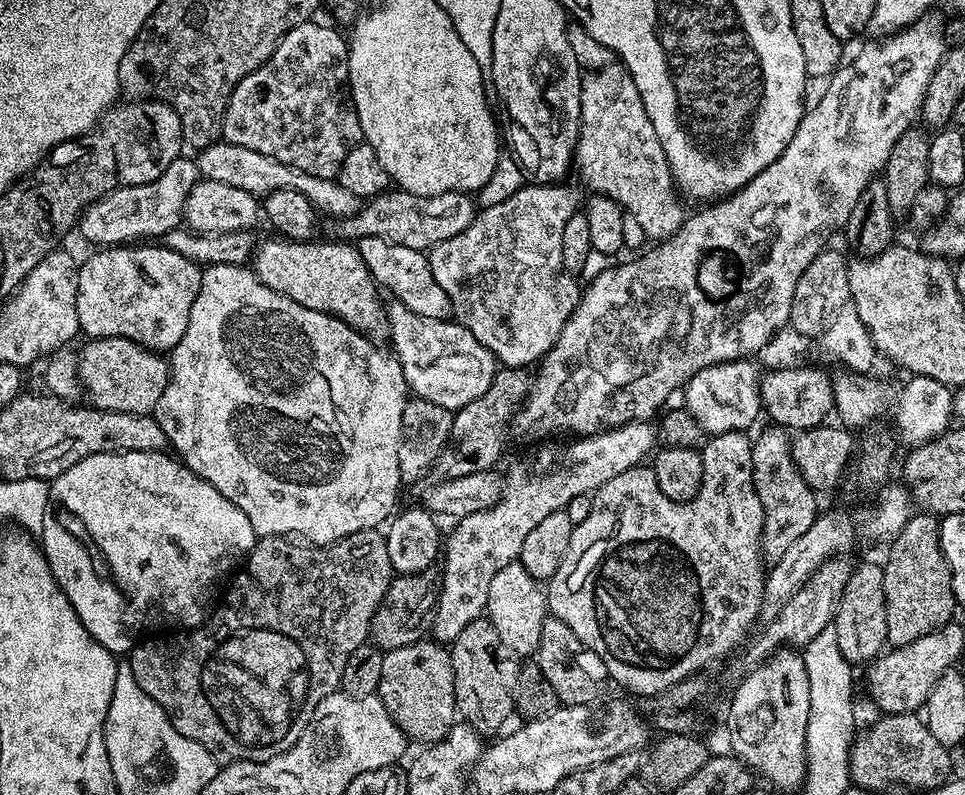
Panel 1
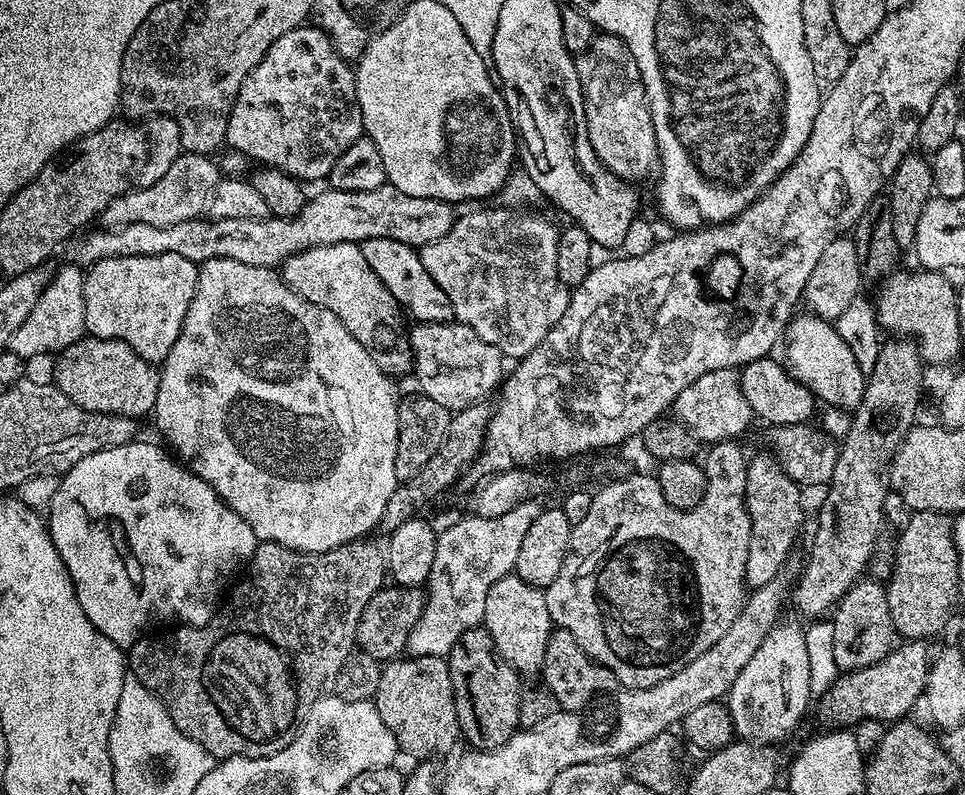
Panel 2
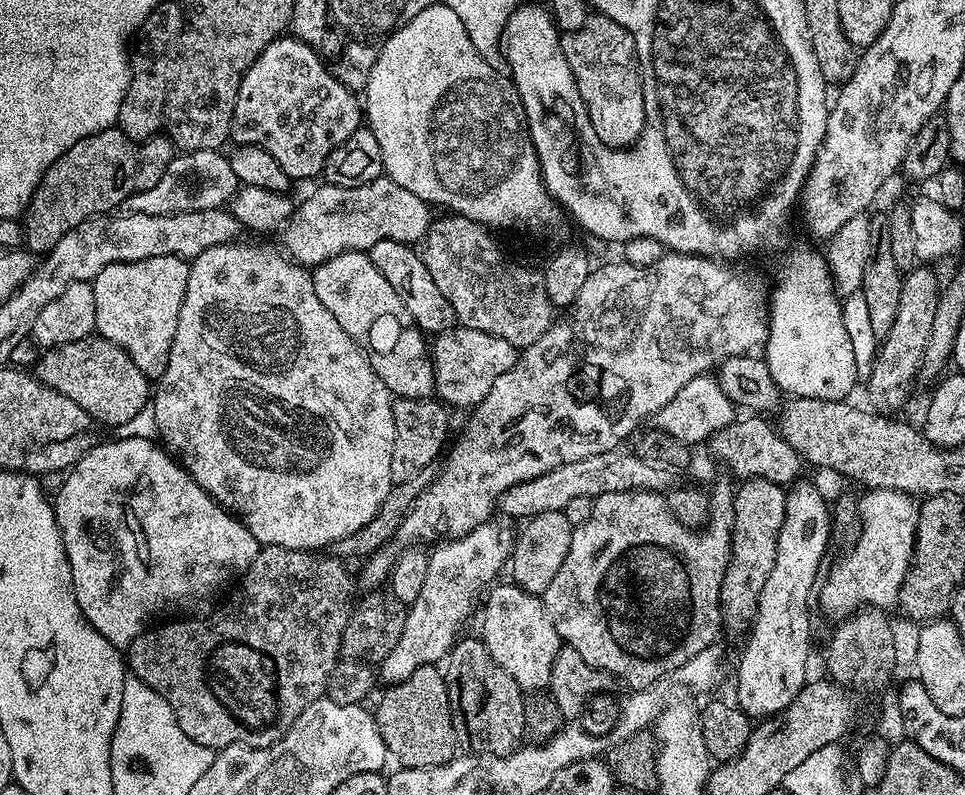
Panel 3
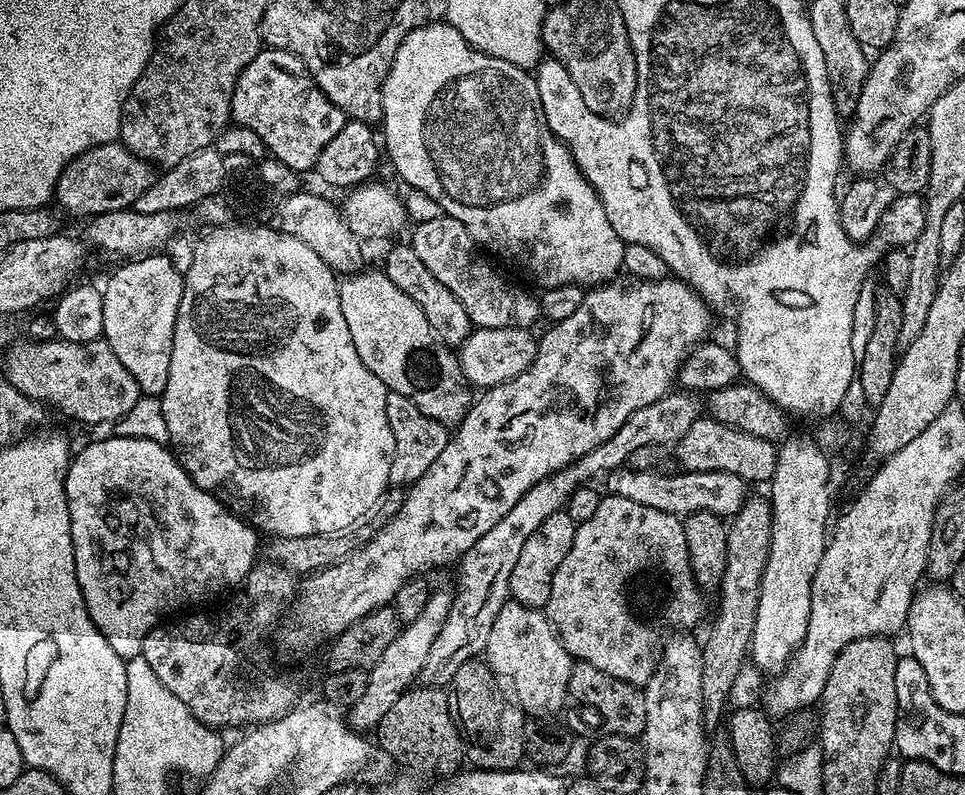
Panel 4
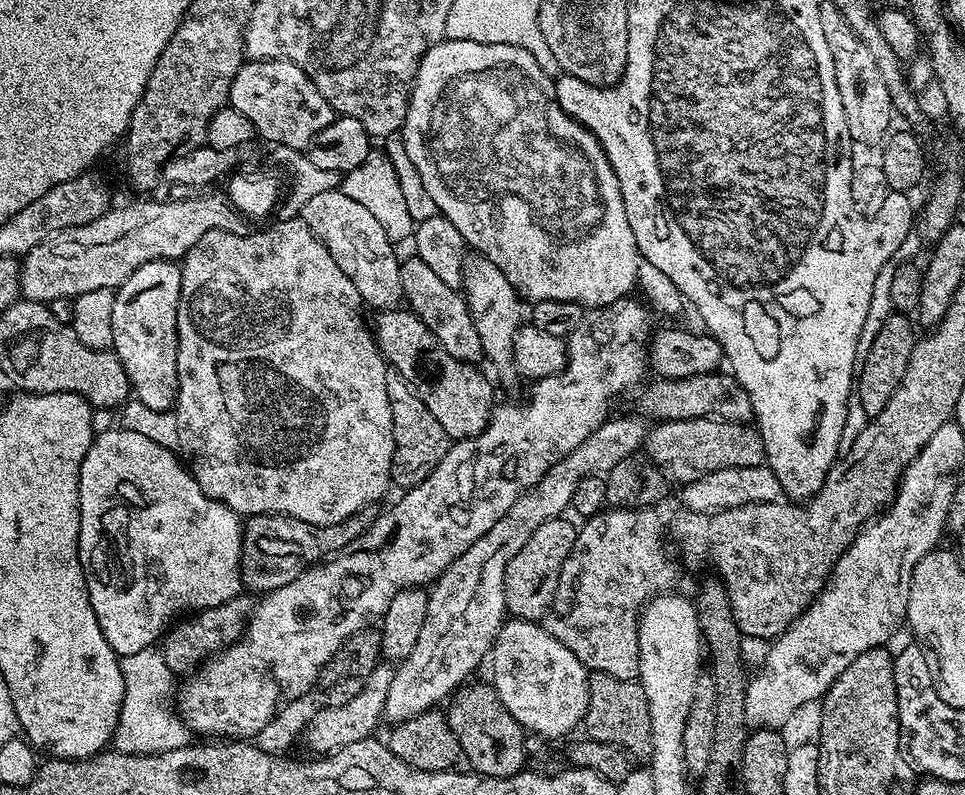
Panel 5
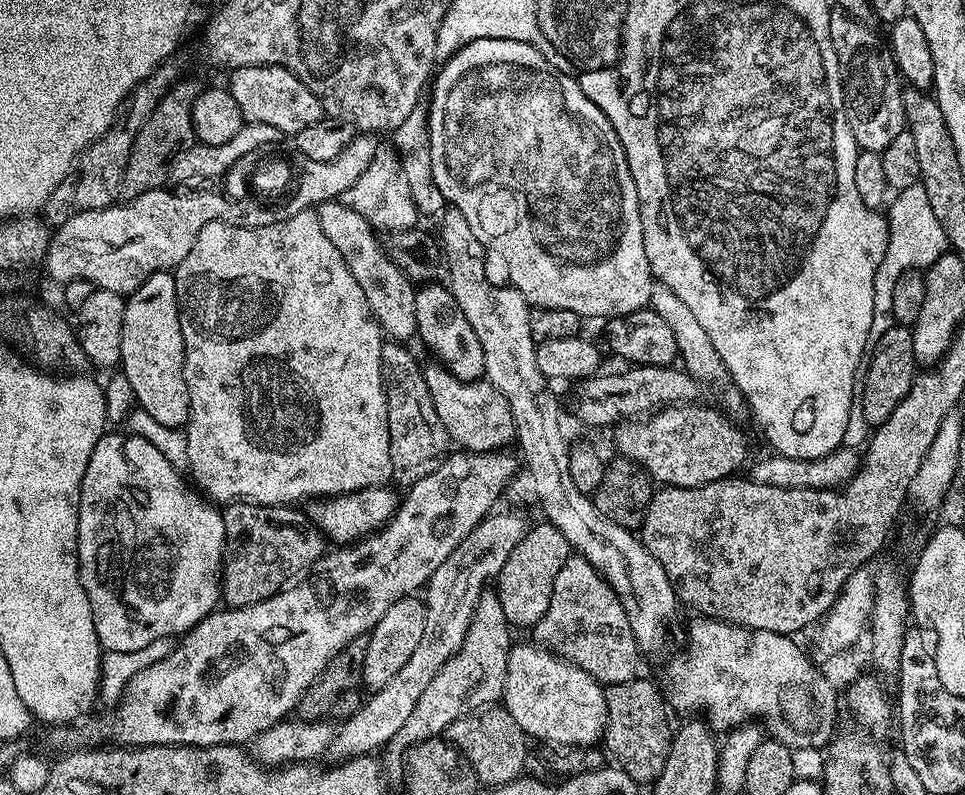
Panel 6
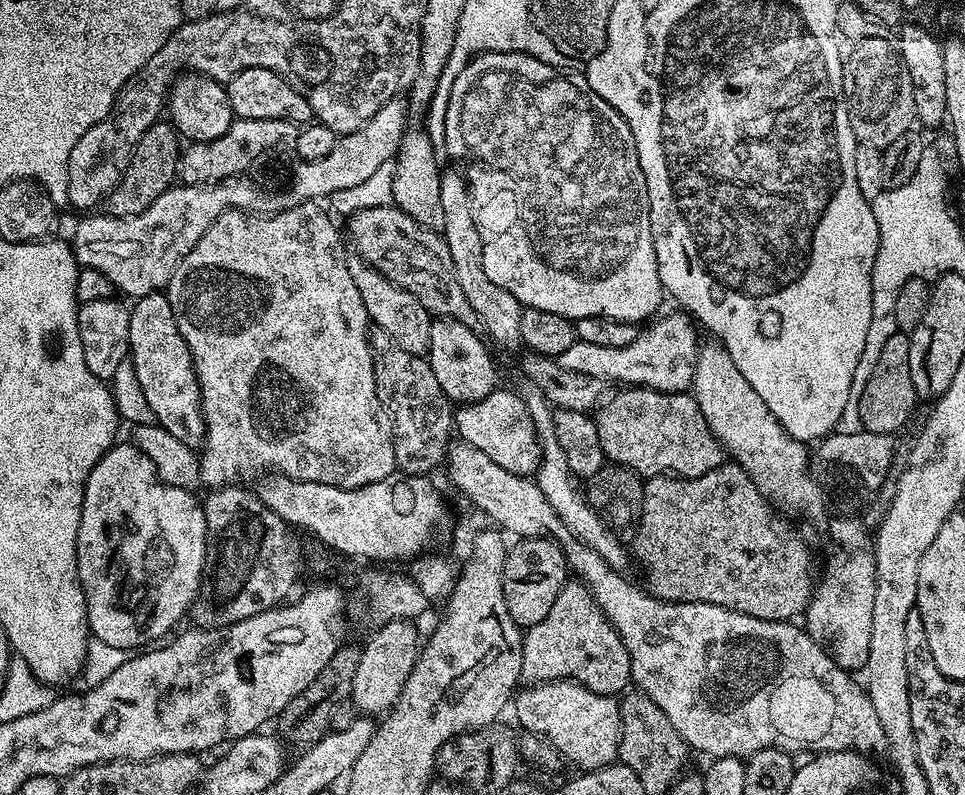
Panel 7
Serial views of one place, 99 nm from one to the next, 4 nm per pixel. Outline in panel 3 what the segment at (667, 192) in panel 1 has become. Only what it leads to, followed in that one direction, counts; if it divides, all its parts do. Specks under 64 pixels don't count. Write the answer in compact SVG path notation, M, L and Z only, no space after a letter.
M592 14L582 30L561 35L560 45L598 138L608 148L623 150L635 145L644 129L646 110L634 38L608 16Z

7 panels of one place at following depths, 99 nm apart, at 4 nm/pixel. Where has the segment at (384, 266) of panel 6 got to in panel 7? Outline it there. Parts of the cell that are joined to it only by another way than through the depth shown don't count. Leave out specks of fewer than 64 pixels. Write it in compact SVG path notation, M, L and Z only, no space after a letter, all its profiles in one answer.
M355 254L348 256L348 269L350 278L354 278L354 286L358 286L358 294L362 294L362 306L366 306L369 321L375 327L386 330L386 334L390 334L390 338L394 338L394 342L406 350L406 354L424 356L430 346L433 317L422 306L422 302L414 298L414 294L391 284L382 273Z

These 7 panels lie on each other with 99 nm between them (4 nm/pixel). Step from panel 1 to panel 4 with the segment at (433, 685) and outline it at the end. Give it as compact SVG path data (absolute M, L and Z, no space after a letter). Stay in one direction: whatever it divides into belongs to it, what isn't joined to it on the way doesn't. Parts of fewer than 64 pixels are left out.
M413 686L402 693L398 702L390 706L390 711L374 729L375 736L381 750L390 759L397 760L402 767L413 768L416 772L456 774L461 771L466 760L464 743L450 714L448 693L440 686Z

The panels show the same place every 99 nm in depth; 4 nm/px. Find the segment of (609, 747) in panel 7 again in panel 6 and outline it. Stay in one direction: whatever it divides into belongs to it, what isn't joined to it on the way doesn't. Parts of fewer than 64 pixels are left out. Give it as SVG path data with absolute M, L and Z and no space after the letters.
M513 643L506 662L506 682L502 707L522 726L525 736L533 741L551 742L553 744L576 744L579 748L596 746L604 739L604 727L608 721L604 688L586 670L556 656L547 648L535 643Z

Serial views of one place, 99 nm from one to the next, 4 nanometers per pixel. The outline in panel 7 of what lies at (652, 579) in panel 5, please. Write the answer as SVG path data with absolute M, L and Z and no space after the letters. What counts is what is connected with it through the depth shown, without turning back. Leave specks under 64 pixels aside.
M569 582L562 586L562 590L558 594L558 598L554 598L554 606L550 606L550 611L546 613L546 618L542 618L542 622L538 622L534 627L527 629L523 633L524 645L522 646L522 670L520 671L520 680L525 685L535 686L537 684L549 684L551 680L567 680L569 678L576 683L586 686L590 690L594 690L603 696L615 697L617 694L623 693L625 689L632 684L632 671L630 670L630 654L626 650L626 646L622 642L622 638L618 634L618 630L614 630L612 623L606 618L606 614L602 614L602 610L598 606L598 602L594 602L594 598L590 594L590 590L584 584L579 582Z

